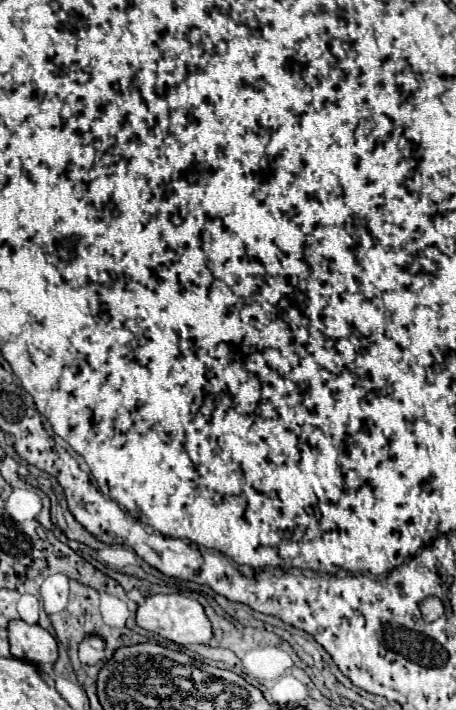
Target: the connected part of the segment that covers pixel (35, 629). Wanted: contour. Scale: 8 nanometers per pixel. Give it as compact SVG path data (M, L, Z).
M12 621L8 625L8 641L12 655L20 661L34 665L54 665L58 659L56 639L40 625Z

